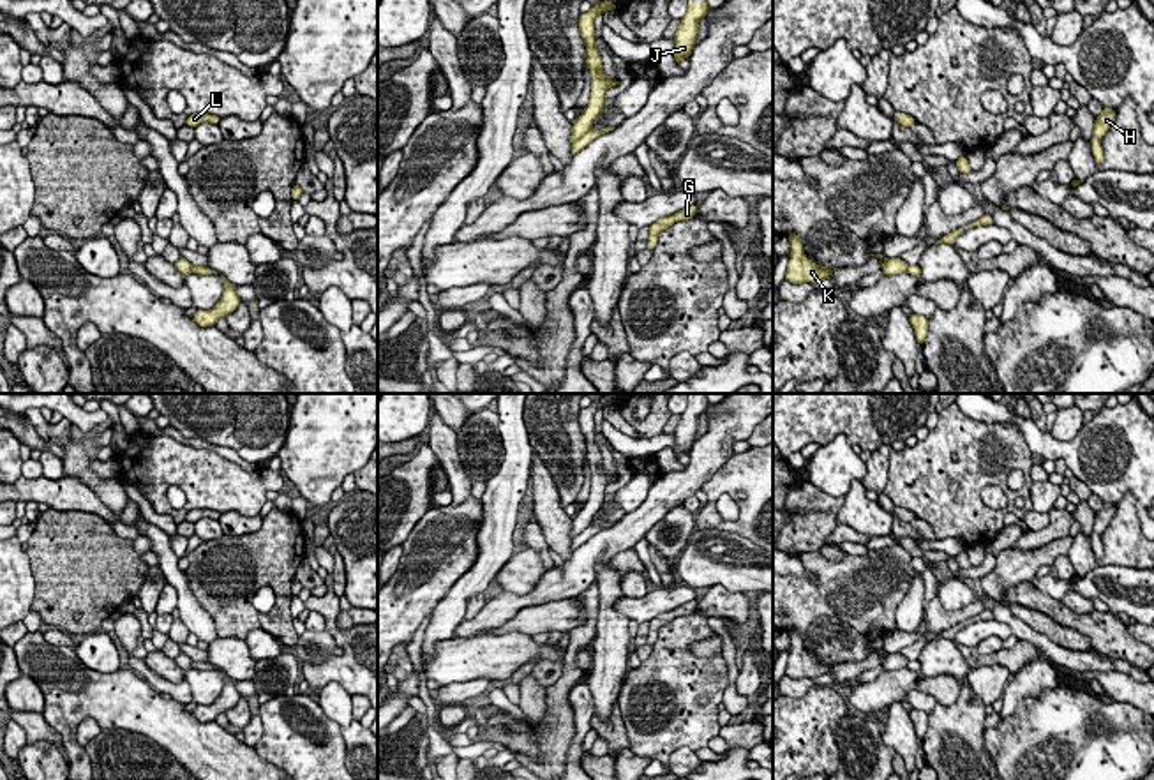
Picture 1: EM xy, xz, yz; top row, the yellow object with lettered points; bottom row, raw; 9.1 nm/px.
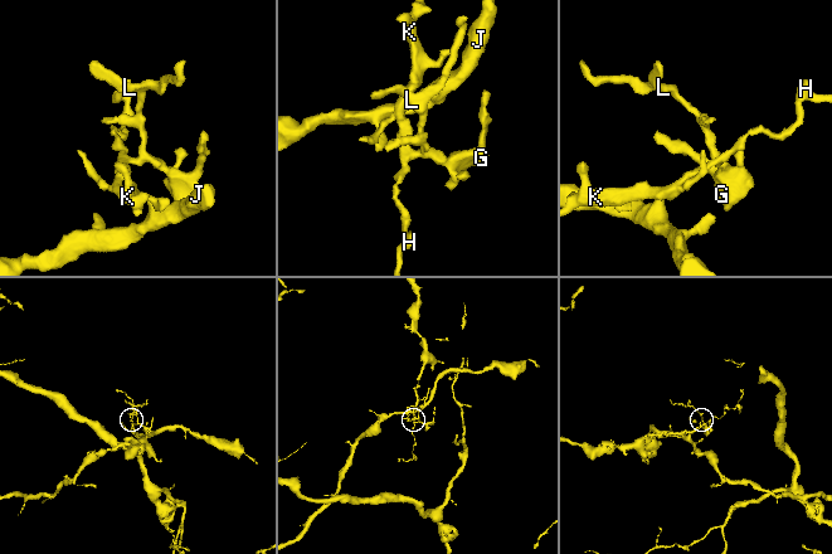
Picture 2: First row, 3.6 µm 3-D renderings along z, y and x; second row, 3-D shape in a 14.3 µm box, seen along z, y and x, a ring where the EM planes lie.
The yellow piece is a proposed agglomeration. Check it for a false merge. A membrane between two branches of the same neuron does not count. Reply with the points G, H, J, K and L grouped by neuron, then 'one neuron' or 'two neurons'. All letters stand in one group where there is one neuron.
G H K L / J | two neurons

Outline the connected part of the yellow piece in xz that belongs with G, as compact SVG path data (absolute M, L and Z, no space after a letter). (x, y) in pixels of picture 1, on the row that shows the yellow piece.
M692 205L692 206L686 206L676 214L672 214L671 217L663 217L663 219L658 219L656 222L653 222L649 226L649 236L648 236L648 245L646 249L653 251L656 242L658 242L658 235L667 229L669 226L672 226L674 222L678 221L686 221L686 219L692 219L695 217L697 214L697 205Z

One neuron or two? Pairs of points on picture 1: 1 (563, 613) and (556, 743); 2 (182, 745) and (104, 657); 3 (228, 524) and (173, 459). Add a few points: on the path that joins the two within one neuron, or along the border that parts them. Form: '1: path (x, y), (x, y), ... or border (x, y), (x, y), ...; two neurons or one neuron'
1: border (577, 597), (584, 620), (569, 632); two neurons
2: border (78, 655), (92, 669), (119, 669); two neurons
3: border (221, 512), (258, 514); two neurons

